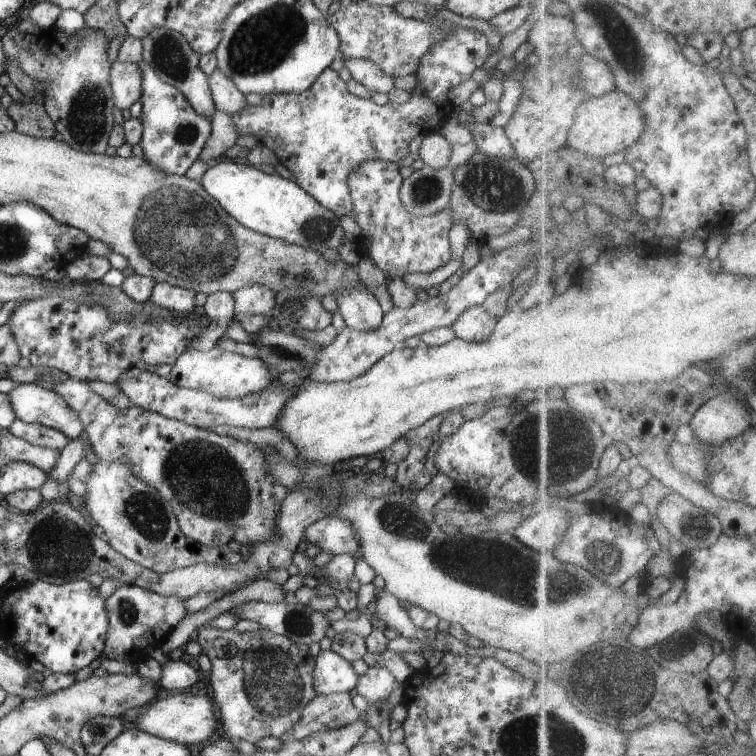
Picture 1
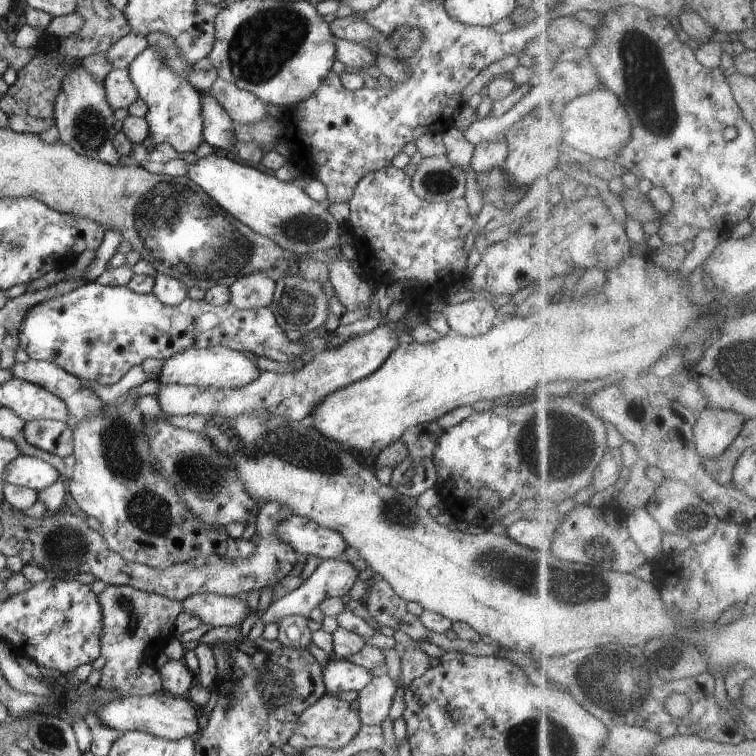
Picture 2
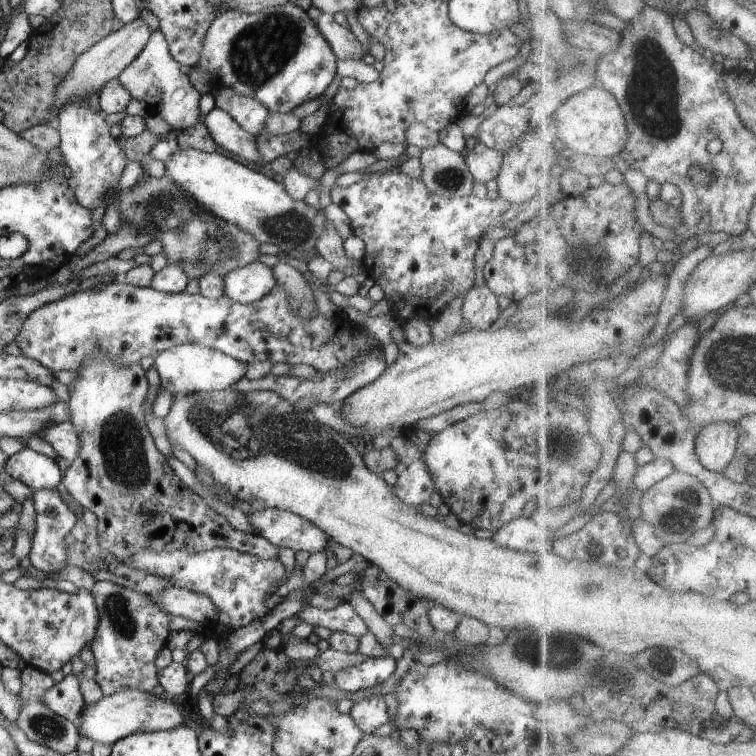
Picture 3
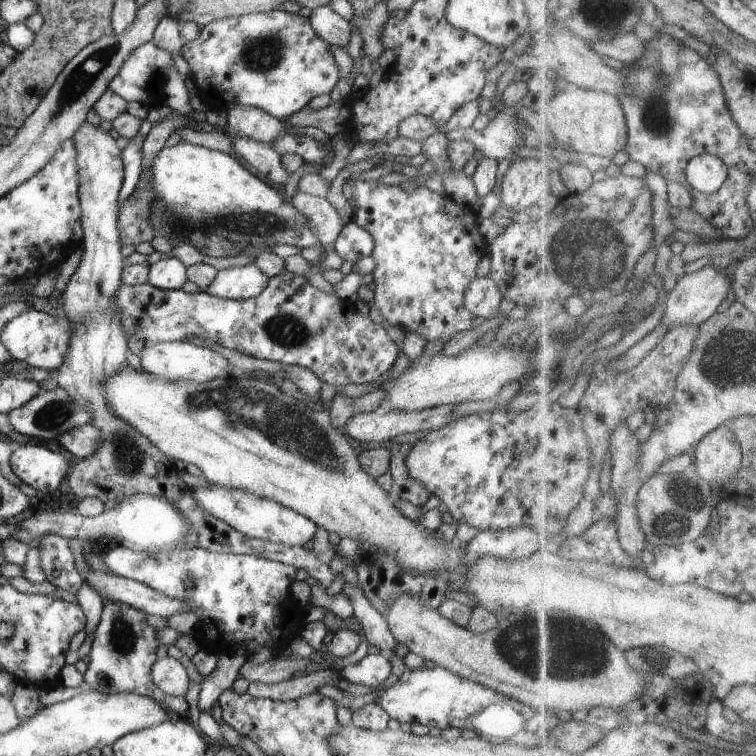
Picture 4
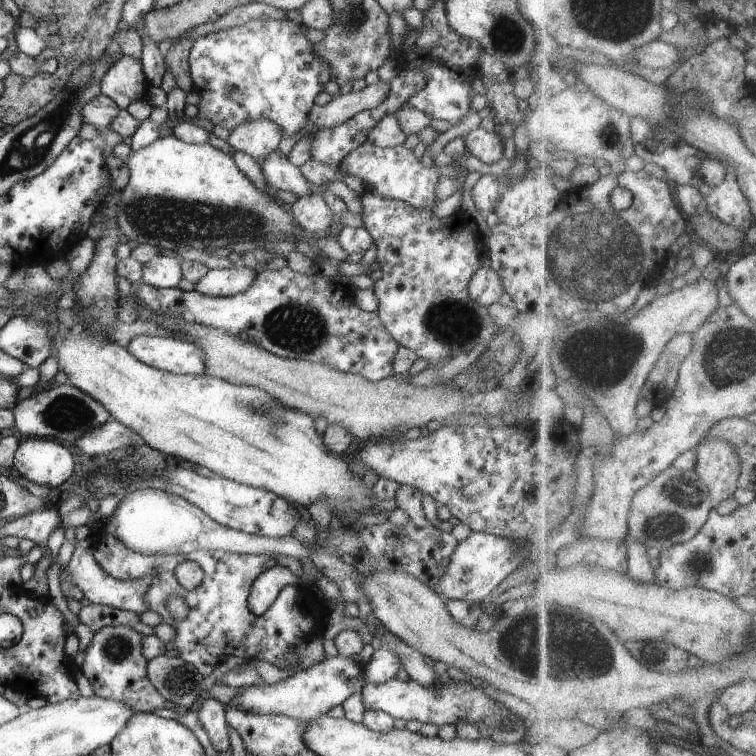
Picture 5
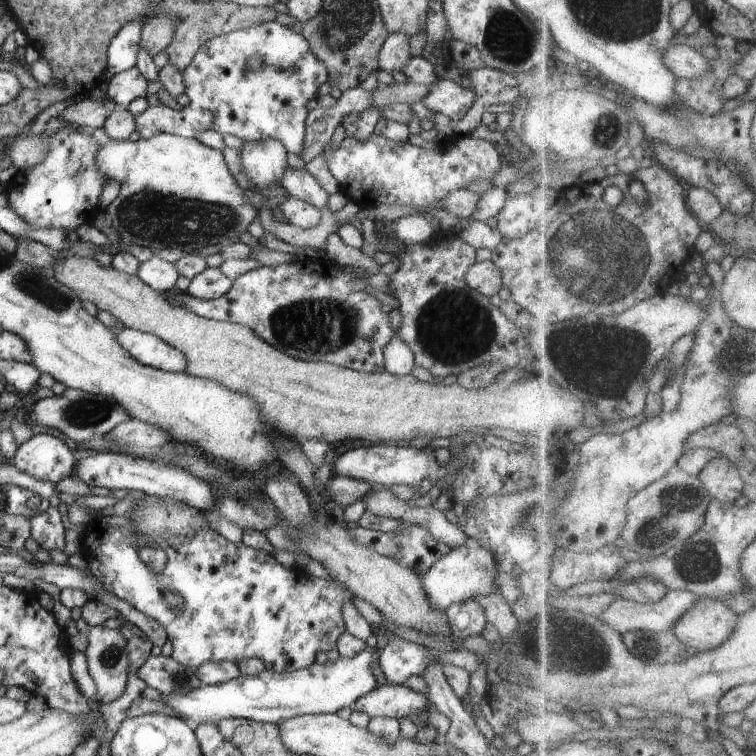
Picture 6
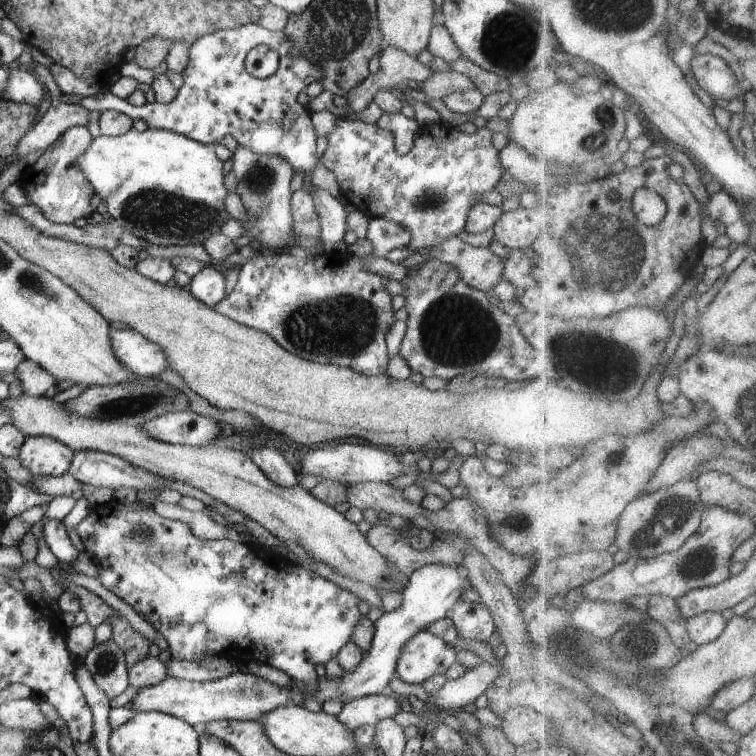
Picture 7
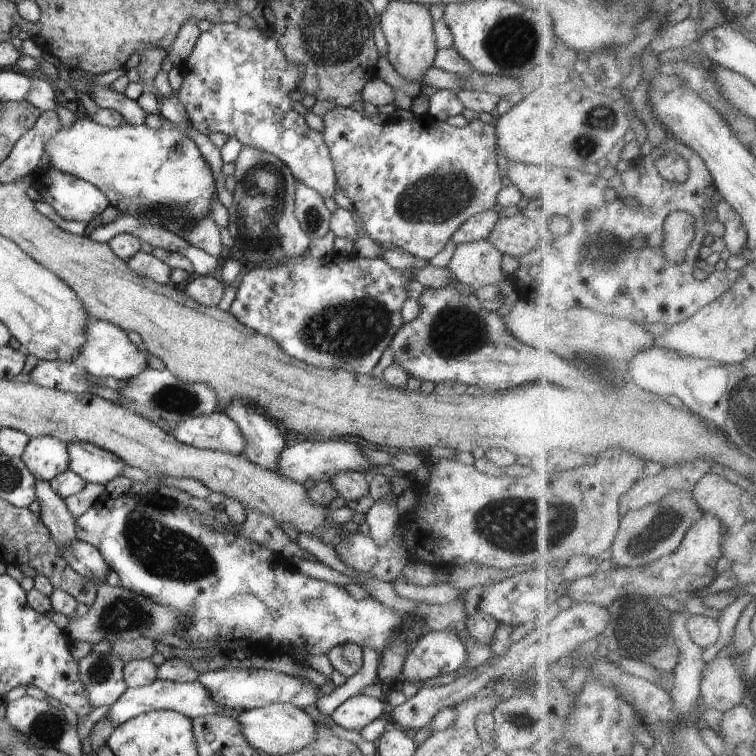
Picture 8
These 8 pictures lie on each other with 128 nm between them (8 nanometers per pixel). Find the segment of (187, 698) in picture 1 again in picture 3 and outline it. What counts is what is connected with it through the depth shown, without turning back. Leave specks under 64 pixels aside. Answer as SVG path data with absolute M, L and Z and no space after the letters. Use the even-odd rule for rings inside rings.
M123 689L116 694L104 695L98 702L88 704L80 714L78 726L75 726L79 736L88 736L95 743L106 744L109 747L121 738L141 732L170 732L178 726L186 724L186 708L178 707L172 699L156 696L136 689Z

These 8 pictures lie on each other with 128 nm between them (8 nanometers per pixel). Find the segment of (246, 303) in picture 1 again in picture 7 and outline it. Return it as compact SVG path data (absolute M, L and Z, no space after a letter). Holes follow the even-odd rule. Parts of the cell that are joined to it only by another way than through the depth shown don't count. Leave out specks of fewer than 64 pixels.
M207 264L186 287L192 296L206 304L214 307L220 300L226 296L225 272L215 270L210 264Z

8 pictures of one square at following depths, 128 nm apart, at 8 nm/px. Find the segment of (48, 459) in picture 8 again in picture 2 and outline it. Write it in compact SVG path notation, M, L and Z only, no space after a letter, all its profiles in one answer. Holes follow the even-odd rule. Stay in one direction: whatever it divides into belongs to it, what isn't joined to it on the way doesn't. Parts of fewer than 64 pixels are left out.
M20 455L6 465L4 480L12 486L31 488L40 492L60 478L60 472L41 459Z

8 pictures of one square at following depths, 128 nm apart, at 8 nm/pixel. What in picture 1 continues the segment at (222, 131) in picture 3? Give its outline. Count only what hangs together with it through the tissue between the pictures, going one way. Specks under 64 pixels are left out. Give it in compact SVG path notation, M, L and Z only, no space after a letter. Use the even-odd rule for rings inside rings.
M158 27L154 28L152 32L148 32L148 36L144 36L141 41L142 60L148 62L148 66L154 71L154 74L164 84L169 84L179 90L200 116L210 120L217 108L214 106L214 100L210 94L207 74L199 66L201 55L192 50L188 40L176 30Z

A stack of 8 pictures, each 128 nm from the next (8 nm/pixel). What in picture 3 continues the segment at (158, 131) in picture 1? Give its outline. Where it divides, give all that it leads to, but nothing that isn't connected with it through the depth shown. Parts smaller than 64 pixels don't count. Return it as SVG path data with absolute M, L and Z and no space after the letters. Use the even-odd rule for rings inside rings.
M158 30L152 33L150 40L132 64L118 75L118 82L122 82L122 86L132 94L132 98L142 100L151 109L160 111L164 120L171 125L171 133L166 140L172 146L179 134L202 122L204 116L201 115L199 107L201 94L192 86L180 67L181 64L170 54L166 37ZM175 131L176 135L173 135Z

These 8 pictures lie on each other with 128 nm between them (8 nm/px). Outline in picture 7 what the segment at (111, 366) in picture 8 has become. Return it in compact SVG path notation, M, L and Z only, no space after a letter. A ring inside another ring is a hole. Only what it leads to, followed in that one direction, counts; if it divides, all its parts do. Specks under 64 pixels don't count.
M110 329L110 338L112 338L112 352L116 356L116 360L126 366L132 374L140 377L158 377L163 371L168 369L168 356L163 354L162 348L154 342L150 342L148 338L144 338L142 334L134 330Z

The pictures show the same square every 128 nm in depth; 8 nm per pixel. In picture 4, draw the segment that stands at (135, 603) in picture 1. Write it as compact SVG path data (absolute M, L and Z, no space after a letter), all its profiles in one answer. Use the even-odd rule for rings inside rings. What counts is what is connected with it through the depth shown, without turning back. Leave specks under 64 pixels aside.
M104 598L102 600L104 606L101 619L93 634L94 639L88 655L90 660L83 680L90 684L92 691L102 694L124 692L142 694L156 700L172 717L188 717L189 707L185 697L164 694L152 680L152 666L158 660L156 648L160 646L160 640L158 640L158 629L146 622L148 614L122 602L106 602Z

